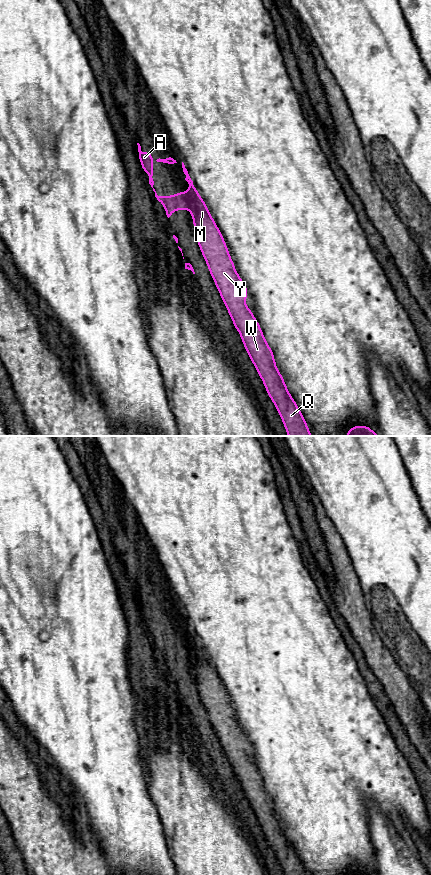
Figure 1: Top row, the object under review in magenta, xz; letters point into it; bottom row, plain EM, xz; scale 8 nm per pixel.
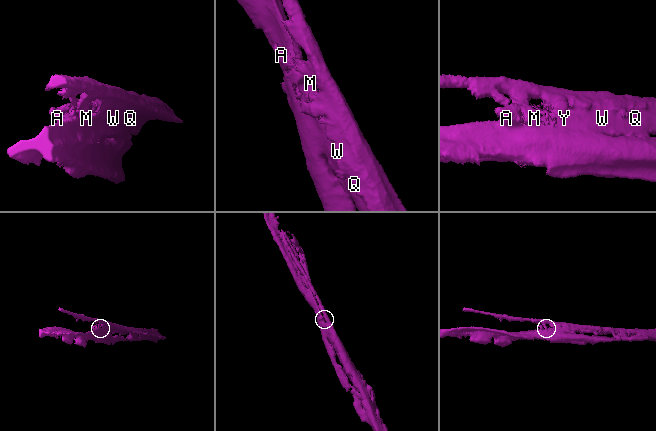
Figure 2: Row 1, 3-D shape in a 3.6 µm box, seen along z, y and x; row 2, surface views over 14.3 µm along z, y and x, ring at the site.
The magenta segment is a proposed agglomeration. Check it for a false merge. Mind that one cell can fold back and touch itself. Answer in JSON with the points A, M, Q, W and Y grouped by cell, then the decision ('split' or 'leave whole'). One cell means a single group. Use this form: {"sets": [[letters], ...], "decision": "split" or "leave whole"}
{"sets": [["A"], ["M", "Q", "W", "Y"]], "decision": "split"}

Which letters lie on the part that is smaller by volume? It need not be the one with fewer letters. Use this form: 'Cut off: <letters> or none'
Cut off: A

